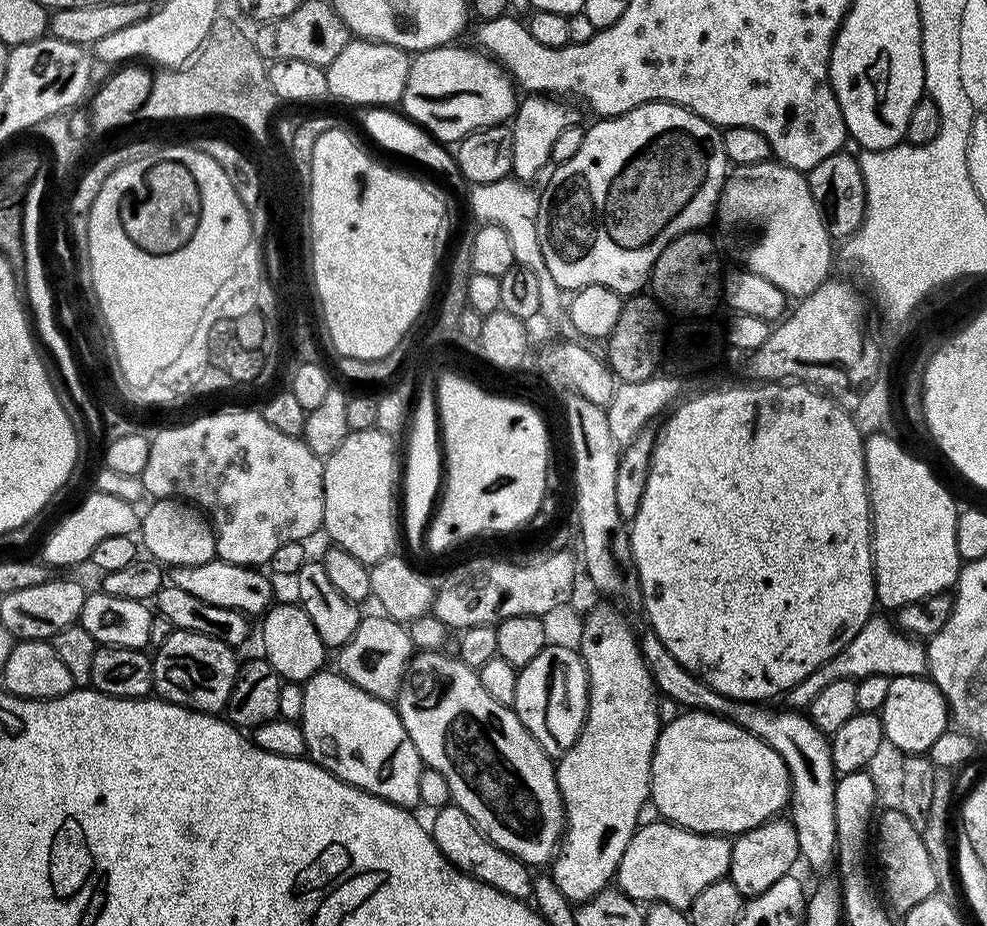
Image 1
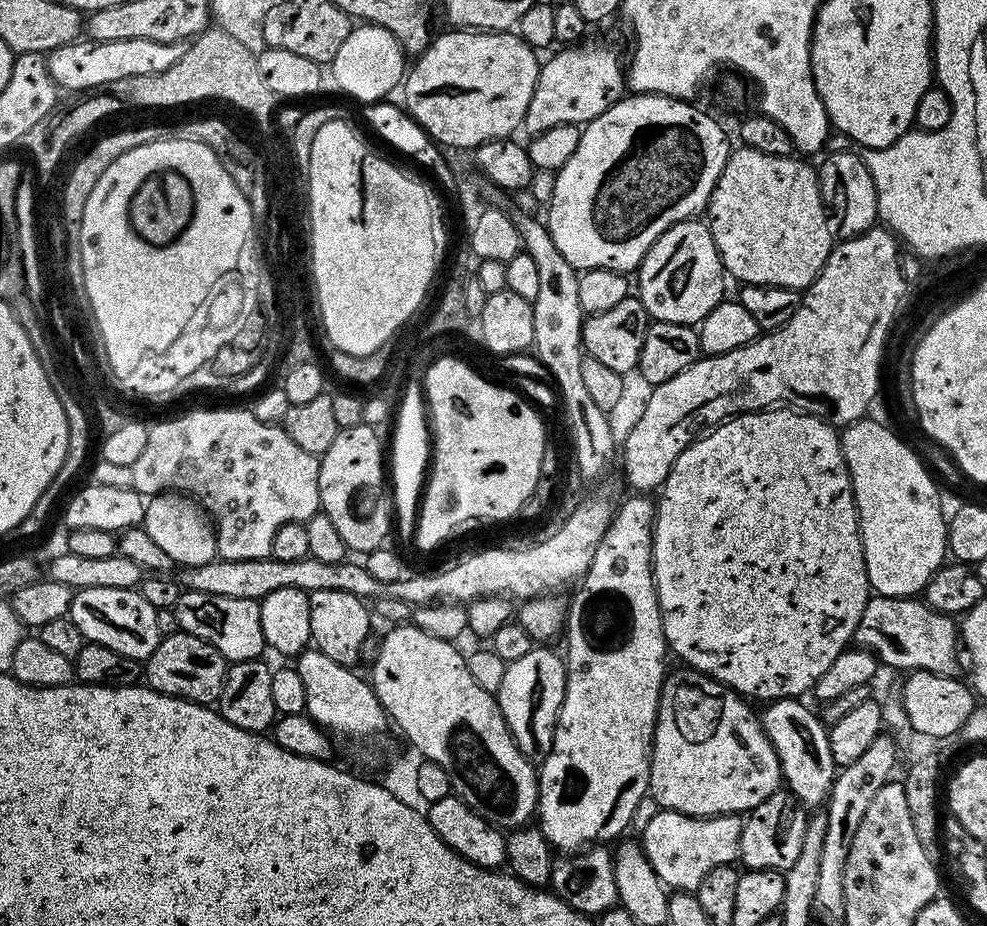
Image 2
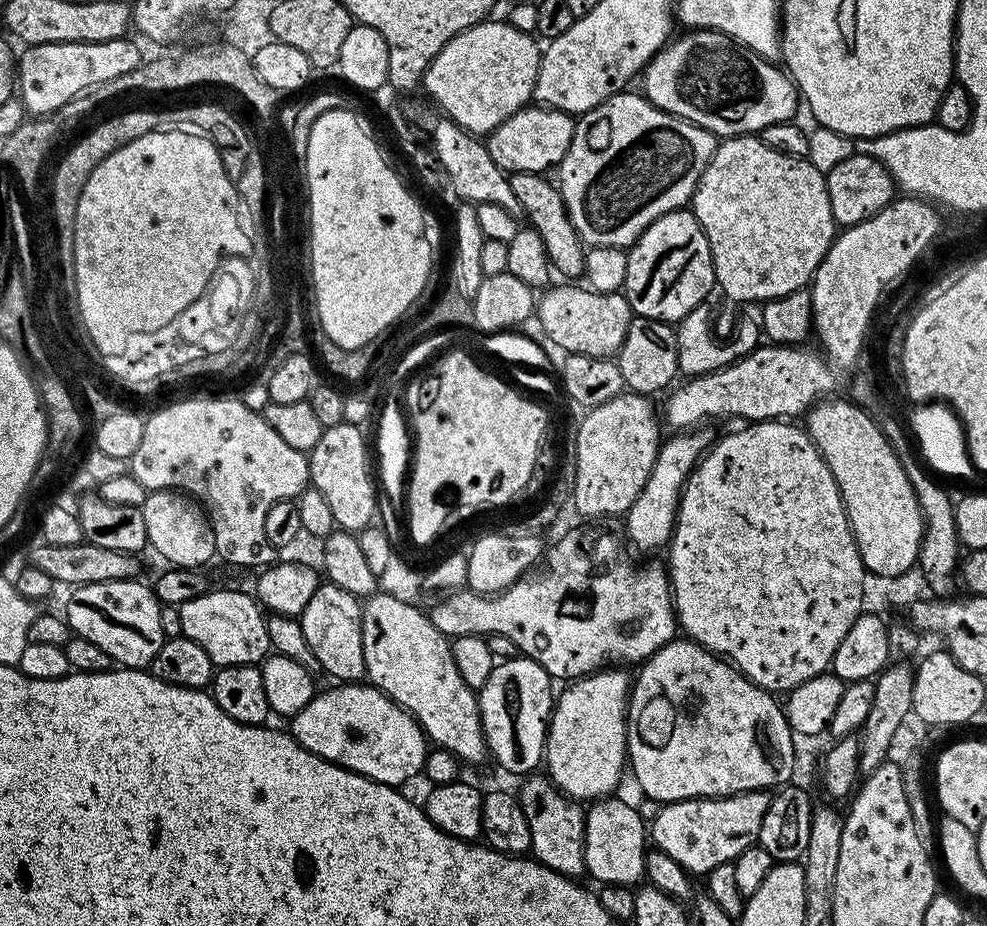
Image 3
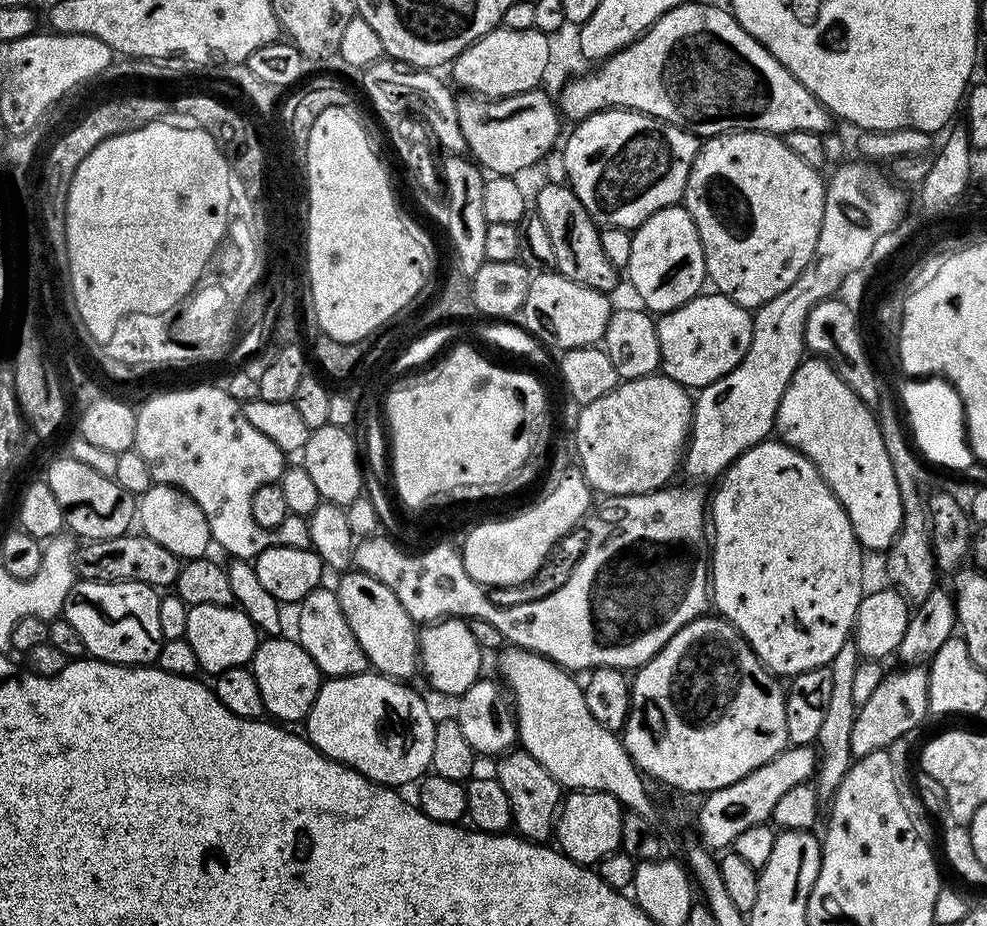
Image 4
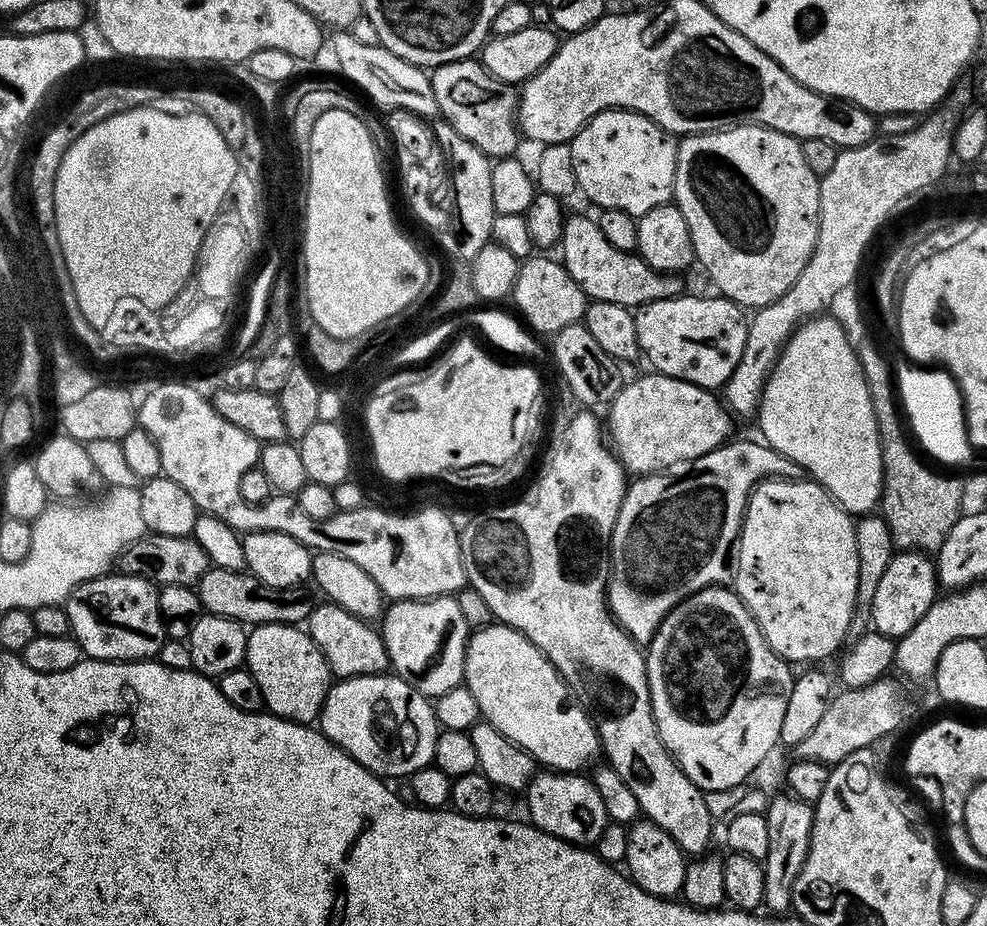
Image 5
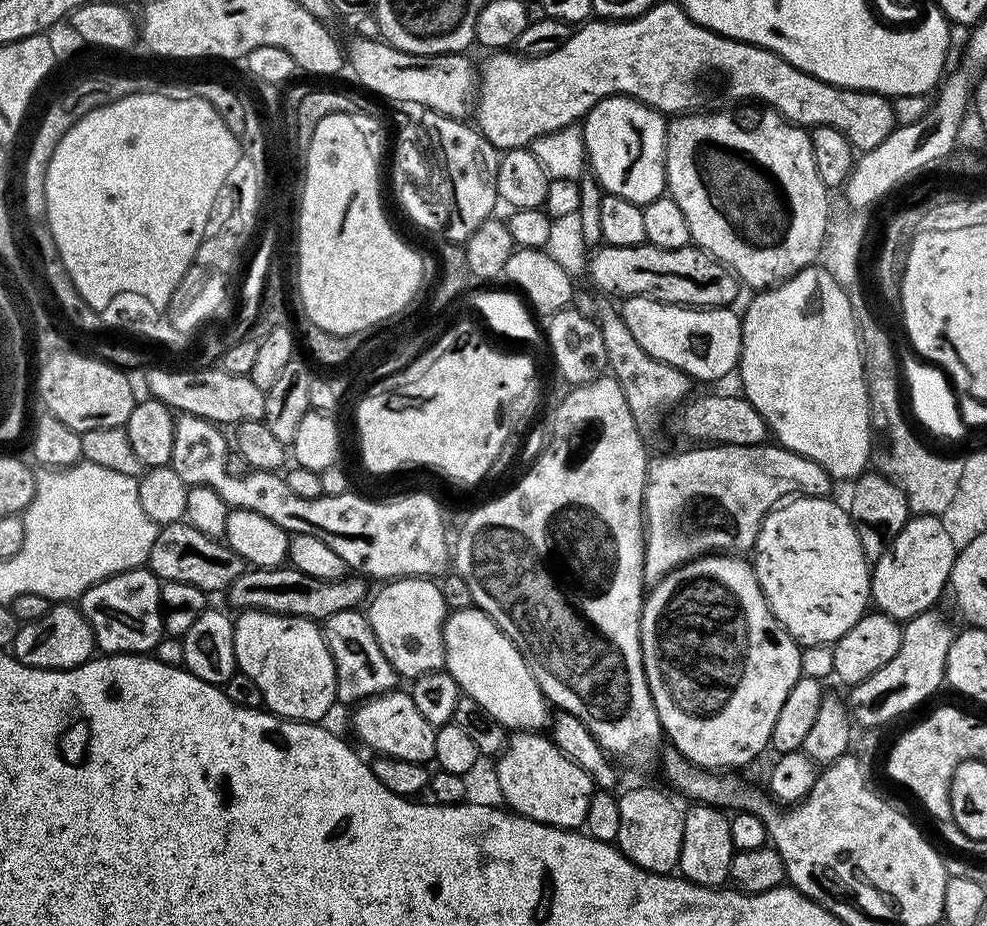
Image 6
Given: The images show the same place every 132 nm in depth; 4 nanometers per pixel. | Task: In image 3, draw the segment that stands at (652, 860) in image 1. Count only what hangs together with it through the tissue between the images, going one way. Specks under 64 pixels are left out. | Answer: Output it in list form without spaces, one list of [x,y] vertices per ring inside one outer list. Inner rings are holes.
[[[767,791],[739,792],[733,796],[710,796],[698,800],[674,800],[663,805],[661,812],[650,821],[650,840],[655,851],[668,854],[678,862],[680,868],[693,877],[703,877],[714,866],[730,864],[742,854],[742,850],[753,847],[757,843],[762,830],[762,818],[766,818],[766,810],[770,810],[772,796]]]

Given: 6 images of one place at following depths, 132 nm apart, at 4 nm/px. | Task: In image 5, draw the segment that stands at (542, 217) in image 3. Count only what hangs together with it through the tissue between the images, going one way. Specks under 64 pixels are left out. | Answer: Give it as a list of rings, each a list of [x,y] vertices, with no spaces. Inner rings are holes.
[[[569,215],[564,222],[564,233],[560,235],[558,245],[559,255],[570,278],[578,282],[588,300],[601,300],[602,302],[618,302],[630,309],[637,309],[641,304],[649,304],[655,300],[668,300],[672,296],[679,296],[685,291],[684,284],[679,275],[671,272],[656,272],[636,252],[623,252],[618,246],[610,246],[610,242],[602,234],[599,223],[588,216]]]

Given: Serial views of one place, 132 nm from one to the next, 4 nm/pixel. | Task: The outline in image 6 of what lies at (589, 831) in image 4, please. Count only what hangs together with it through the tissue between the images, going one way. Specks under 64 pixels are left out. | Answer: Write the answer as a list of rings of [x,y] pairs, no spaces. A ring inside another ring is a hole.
[[[520,730],[509,735],[508,744],[495,761],[498,783],[504,795],[503,803],[513,812],[552,824],[556,828],[584,828],[586,810],[590,810],[590,798],[594,791],[592,779],[547,735],[536,730]]]

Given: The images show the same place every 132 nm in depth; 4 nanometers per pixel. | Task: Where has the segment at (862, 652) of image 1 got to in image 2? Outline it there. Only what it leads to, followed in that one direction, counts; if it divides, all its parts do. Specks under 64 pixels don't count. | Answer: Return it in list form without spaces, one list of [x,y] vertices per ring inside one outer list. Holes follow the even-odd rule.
[[[873,595],[866,602],[866,610],[862,610],[854,640],[859,647],[871,652],[879,663],[899,668],[904,674],[929,672],[956,676],[959,673],[956,648],[958,652],[961,638],[957,621],[934,610],[920,598]]]

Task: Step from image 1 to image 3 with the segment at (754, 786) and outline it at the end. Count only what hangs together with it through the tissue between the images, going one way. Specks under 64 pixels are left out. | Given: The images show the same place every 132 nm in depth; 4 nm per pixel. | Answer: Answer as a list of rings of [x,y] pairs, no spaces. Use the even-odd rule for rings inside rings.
[[[673,638],[664,647],[659,648],[653,656],[639,665],[640,673],[634,676],[628,698],[628,759],[630,772],[636,775],[636,784],[643,795],[661,802],[674,800],[698,800],[710,796],[733,796],[739,792],[759,792],[776,790],[787,785],[796,768],[796,744],[792,728],[784,716],[781,701],[771,692],[759,688],[736,670],[735,664],[719,657],[715,652],[706,650],[700,644],[687,638]]]

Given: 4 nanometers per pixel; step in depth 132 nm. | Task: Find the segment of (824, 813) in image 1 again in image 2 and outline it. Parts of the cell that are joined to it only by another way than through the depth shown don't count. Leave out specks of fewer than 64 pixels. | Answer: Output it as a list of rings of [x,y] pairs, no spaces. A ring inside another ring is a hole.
[[[800,698],[791,700],[774,700],[767,705],[762,712],[764,732],[770,738],[774,750],[780,759],[780,774],[787,791],[791,792],[801,804],[805,806],[820,806],[828,799],[828,792],[832,789],[838,775],[838,766],[834,762],[834,754],[830,754],[830,738],[828,728],[819,715],[816,716],[804,705],[805,701]]]

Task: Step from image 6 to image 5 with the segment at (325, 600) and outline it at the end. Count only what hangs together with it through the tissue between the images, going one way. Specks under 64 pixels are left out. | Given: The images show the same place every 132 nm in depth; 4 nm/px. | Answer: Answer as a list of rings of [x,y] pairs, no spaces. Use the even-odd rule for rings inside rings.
[[[208,567],[206,574],[194,585],[201,609],[209,616],[221,616],[236,620],[245,626],[257,624],[295,624],[303,625],[314,607],[311,600],[303,591],[303,587],[279,588],[266,586],[258,577],[245,570],[235,572],[225,568]]]

